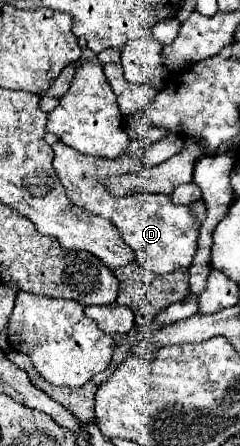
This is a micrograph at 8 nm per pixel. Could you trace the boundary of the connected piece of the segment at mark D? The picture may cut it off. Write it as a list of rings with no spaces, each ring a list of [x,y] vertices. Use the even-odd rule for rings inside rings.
[[[62,141],[52,145],[54,149],[54,169],[66,187],[68,199],[96,215],[102,215],[104,219],[110,219],[118,231],[124,243],[136,253],[136,263],[146,267],[148,271],[156,275],[168,275],[176,269],[186,269],[192,265],[192,259],[196,255],[196,239],[198,239],[198,223],[192,217],[188,207],[176,207],[172,205],[168,195],[158,193],[136,193],[126,197],[112,197],[106,193],[98,181],[110,175],[124,175],[124,173],[136,173],[142,169],[140,157],[118,157],[114,161],[100,159],[92,155],[80,155],[76,149],[64,145]]]

